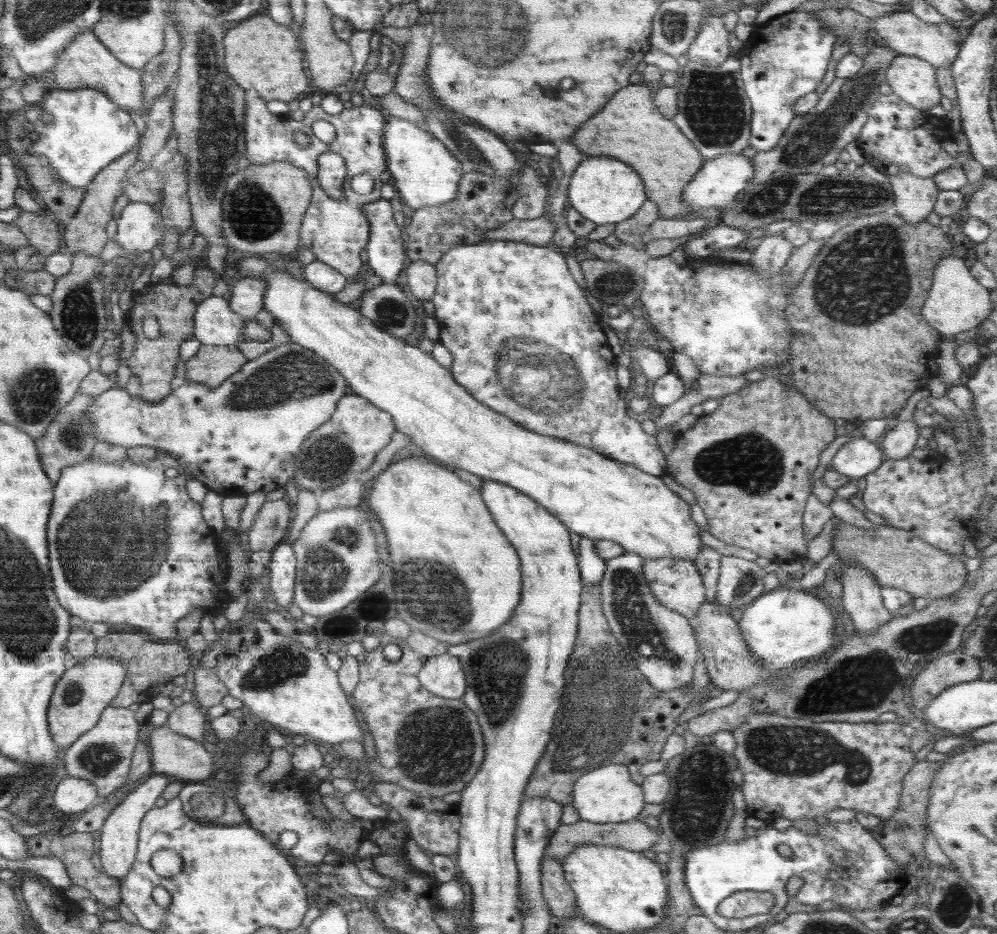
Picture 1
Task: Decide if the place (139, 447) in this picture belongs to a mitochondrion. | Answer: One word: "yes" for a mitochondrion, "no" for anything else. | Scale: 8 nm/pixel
no

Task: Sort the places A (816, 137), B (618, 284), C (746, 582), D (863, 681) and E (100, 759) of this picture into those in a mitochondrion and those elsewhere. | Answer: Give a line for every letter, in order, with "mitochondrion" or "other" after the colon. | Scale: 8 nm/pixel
A: mitochondrion
B: mitochondrion
C: mitochondrion
D: mitochondrion
E: mitochondrion

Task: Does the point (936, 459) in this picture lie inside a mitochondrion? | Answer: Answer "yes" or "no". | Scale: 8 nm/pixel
no

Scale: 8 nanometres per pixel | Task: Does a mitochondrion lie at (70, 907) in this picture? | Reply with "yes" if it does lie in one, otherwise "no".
no

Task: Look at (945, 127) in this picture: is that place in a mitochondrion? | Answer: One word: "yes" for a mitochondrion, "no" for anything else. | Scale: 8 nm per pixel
no

